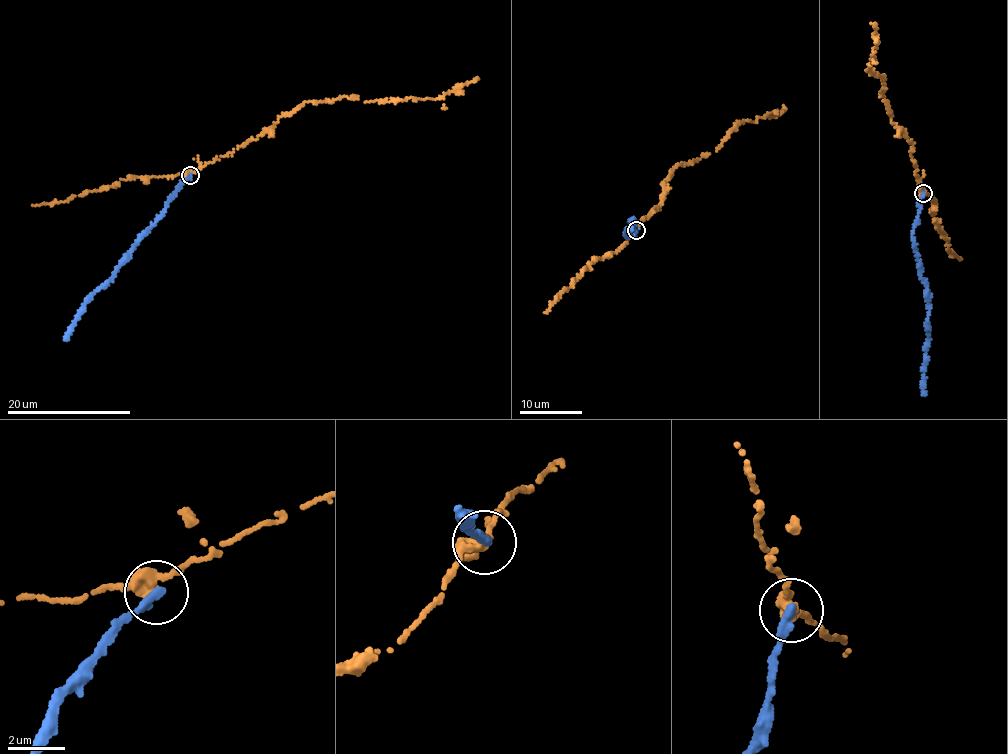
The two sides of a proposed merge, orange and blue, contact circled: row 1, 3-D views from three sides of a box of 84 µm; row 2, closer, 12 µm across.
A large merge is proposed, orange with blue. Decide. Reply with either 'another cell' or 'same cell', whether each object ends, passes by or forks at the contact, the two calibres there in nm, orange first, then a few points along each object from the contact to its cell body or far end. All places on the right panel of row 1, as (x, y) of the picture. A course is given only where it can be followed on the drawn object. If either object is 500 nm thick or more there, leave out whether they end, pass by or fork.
another cell | orange passes by | blue ends | 360/380 nm | orange via (923, 193), (912, 142), (891, 121), (880, 95), (885, 76), (869, 71), (877, 42), (872, 24) | blue via (923, 193), (913, 232), (929, 311), (925, 325), (924, 395)

